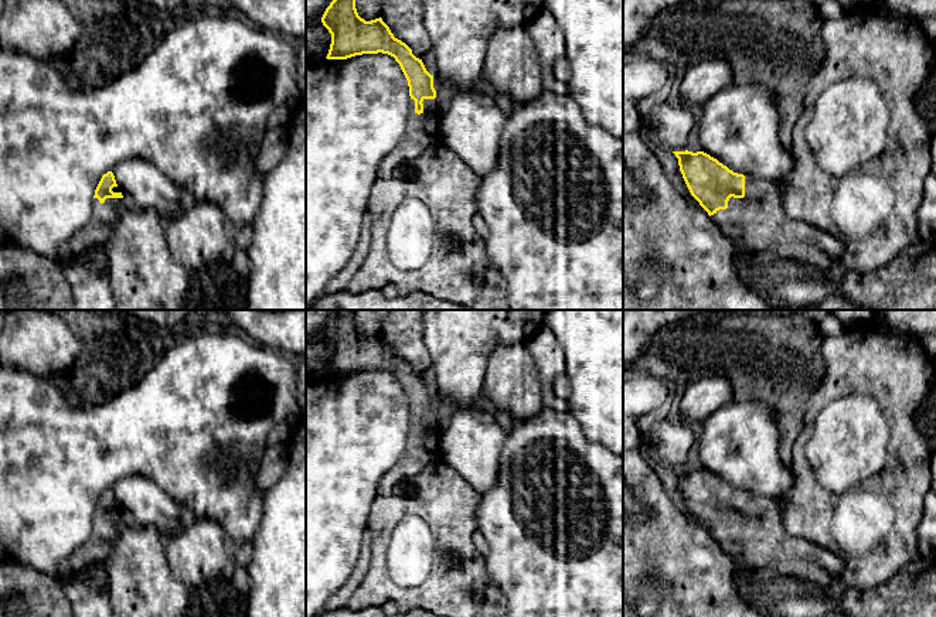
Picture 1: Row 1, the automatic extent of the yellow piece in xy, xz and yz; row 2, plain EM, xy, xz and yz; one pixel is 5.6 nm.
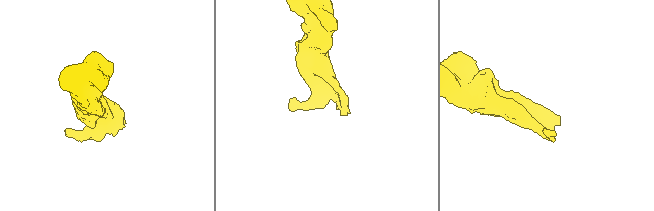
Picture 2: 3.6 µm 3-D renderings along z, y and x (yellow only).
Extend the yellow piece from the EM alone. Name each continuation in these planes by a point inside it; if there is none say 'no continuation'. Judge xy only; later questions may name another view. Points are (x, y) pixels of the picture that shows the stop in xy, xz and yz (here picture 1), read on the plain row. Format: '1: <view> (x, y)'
1: xy (104, 535)

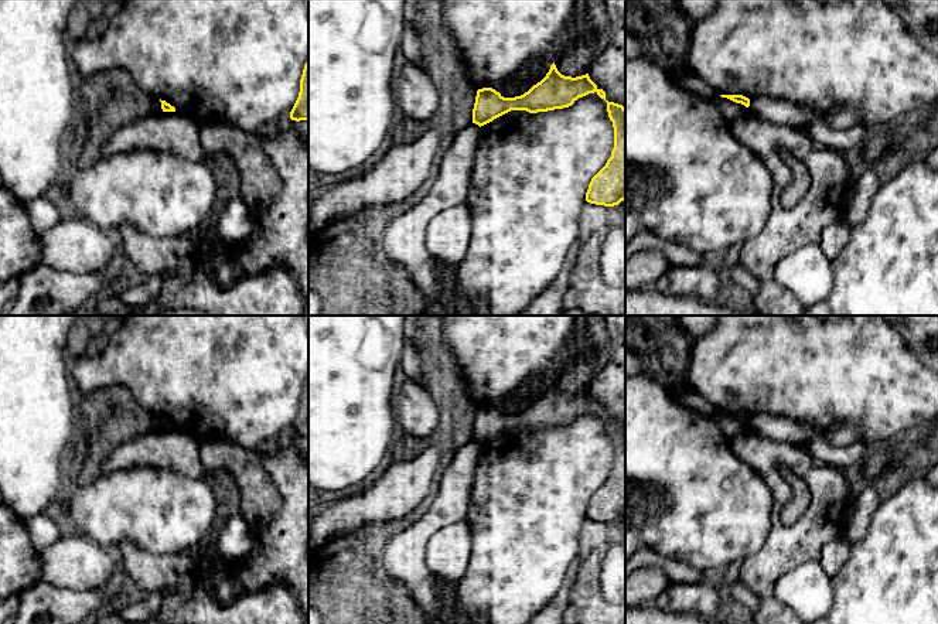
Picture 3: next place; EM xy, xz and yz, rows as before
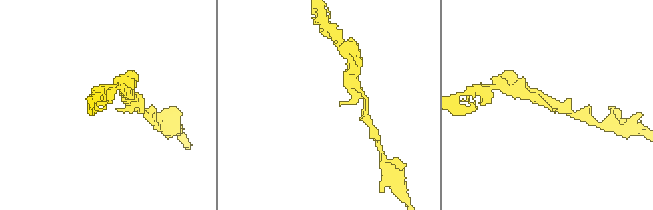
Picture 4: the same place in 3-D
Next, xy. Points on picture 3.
no continuation

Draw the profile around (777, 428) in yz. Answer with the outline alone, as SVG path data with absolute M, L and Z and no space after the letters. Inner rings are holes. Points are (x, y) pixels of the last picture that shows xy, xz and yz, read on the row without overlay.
M770 413L750 416L750 429L770 439L795 444L809 443L823 434L823 432L813 424Z

